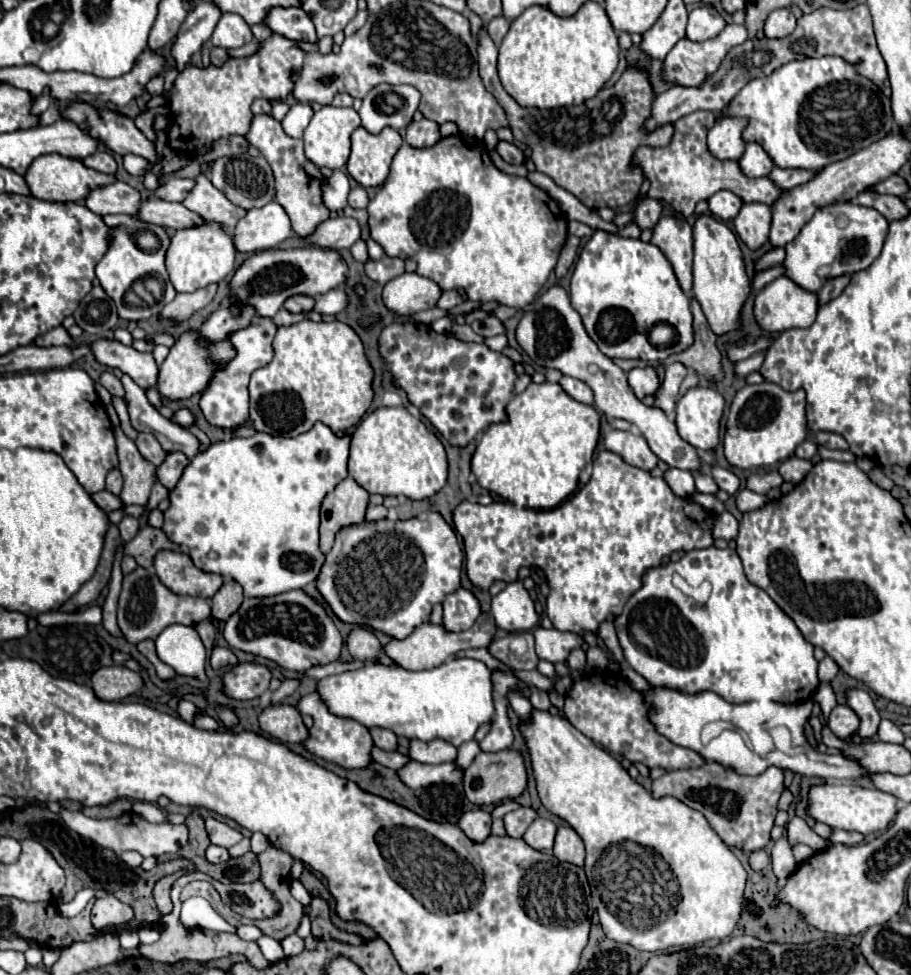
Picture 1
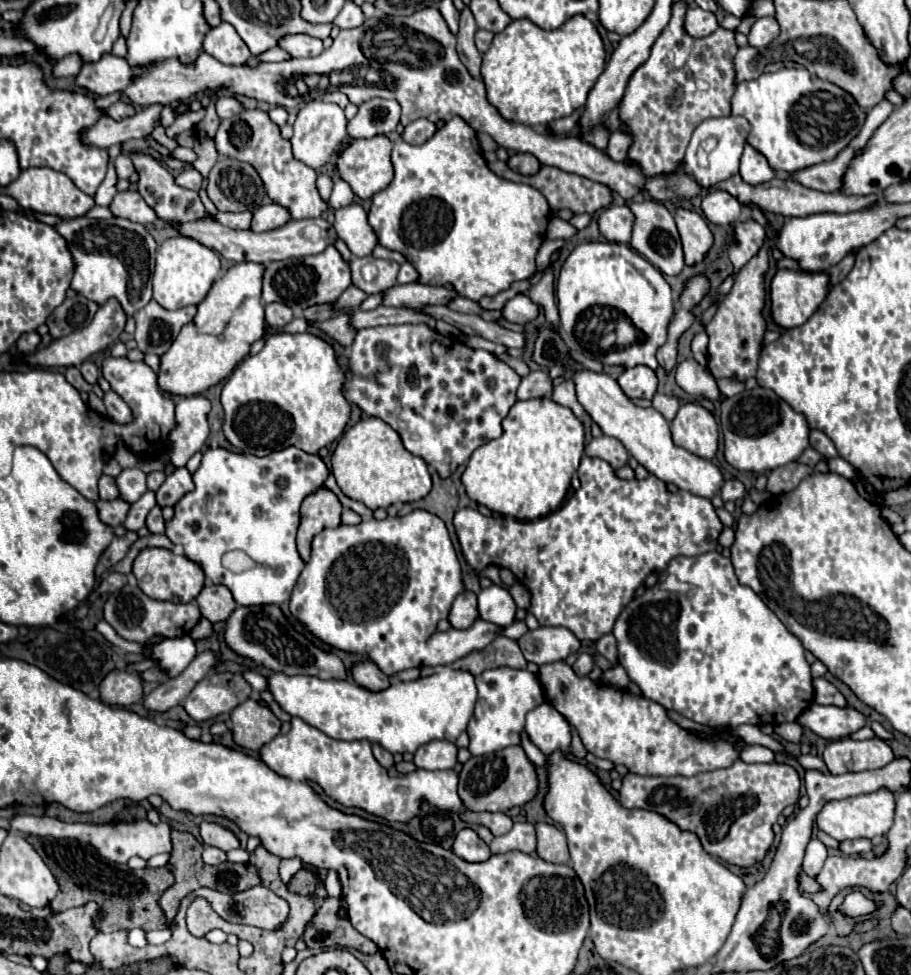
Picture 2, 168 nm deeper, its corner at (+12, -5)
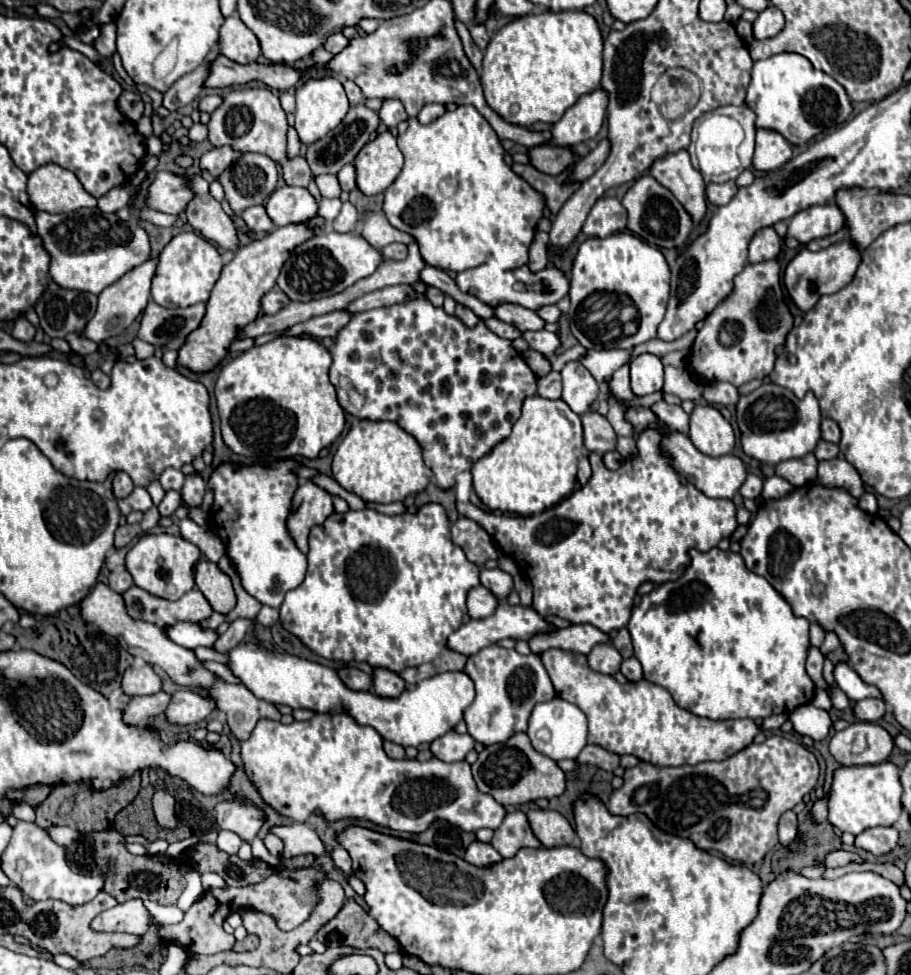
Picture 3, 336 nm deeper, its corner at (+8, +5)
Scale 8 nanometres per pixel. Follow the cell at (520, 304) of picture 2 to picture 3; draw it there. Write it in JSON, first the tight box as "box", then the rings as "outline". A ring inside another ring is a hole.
{"box":[538,306,562,324],"outline":[[[548,306],[548,308],[540,308],[538,316],[540,316],[540,318],[544,318],[546,322],[552,322],[552,324],[556,324],[556,322],[560,320],[562,312],[560,312],[560,308],[558,308],[558,306]]]}

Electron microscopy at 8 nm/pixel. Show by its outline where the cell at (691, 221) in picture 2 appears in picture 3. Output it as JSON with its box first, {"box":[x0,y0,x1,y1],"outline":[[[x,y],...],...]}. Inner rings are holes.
{"box":[650,150,706,222],"outline":[[[686,150],[670,152],[650,166],[650,174],[664,184],[678,200],[684,204],[694,222],[700,222],[706,214],[706,196],[702,174],[692,168],[690,156]]]}

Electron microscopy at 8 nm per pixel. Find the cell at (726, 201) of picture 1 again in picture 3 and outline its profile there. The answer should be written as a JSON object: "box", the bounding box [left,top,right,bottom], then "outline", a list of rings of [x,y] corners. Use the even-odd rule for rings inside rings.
{"box":[706,180,738,206],"outline":[[[734,180],[730,182],[724,182],[724,184],[708,184],[706,186],[706,198],[714,204],[714,206],[720,206],[720,204],[728,204],[728,200],[732,200],[732,196],[738,192],[738,186]]]}

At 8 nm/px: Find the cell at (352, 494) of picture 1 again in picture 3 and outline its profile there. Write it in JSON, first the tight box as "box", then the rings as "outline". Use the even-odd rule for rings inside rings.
{"box":[286,482,334,552],"outline":[[[312,482],[300,484],[294,498],[292,498],[292,508],[286,520],[288,532],[300,552],[308,552],[308,532],[312,526],[322,524],[330,514],[334,512],[332,508],[332,496],[318,488]]]}

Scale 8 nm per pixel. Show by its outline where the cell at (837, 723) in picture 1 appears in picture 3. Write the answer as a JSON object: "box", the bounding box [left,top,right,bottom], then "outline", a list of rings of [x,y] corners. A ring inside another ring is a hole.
{"box":[854,698,886,722],"outline":[[[864,698],[864,700],[854,704],[854,712],[856,712],[858,720],[876,722],[876,720],[880,720],[884,716],[886,702],[882,698]]]}

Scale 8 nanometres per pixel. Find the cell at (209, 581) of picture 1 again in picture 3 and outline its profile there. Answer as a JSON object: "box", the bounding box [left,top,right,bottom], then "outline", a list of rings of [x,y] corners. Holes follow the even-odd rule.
{"box":[126,534,200,600],"outline":[[[146,534],[126,554],[126,570],[132,574],[134,584],[152,596],[178,600],[182,594],[194,588],[192,566],[200,558],[198,546],[172,534]]]}

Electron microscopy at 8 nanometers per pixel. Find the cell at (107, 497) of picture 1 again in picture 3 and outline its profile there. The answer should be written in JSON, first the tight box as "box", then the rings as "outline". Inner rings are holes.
{"box":[118,488,152,516],"outline":[[[134,488],[132,496],[126,496],[124,500],[118,500],[118,508],[120,508],[120,512],[124,516],[130,514],[132,510],[146,512],[148,508],[152,508],[152,498],[150,498],[150,494],[148,494],[146,488]]]}

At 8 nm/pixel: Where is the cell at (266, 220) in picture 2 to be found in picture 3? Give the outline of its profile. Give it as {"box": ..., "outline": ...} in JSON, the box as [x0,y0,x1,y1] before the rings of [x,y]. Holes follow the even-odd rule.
{"box":[266,186,318,226],"outline":[[[282,186],[272,192],[266,202],[266,212],[276,226],[286,226],[300,220],[310,220],[318,214],[318,202],[300,186]]]}

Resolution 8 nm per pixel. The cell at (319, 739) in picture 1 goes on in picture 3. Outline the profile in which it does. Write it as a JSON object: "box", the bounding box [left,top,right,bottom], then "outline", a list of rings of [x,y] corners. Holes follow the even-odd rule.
{"box":[240,712,506,834],"outline":[[[348,712],[316,714],[312,720],[292,722],[288,726],[262,718],[250,738],[242,742],[240,758],[248,780],[264,804],[292,822],[304,822],[312,812],[318,812],[326,822],[368,820],[396,832],[422,834],[436,820],[454,824],[464,832],[476,832],[480,828],[496,830],[506,816],[502,804],[476,788],[468,762],[448,764],[438,758],[426,762],[410,758],[392,760],[382,748],[382,736],[372,726],[358,724]]]}

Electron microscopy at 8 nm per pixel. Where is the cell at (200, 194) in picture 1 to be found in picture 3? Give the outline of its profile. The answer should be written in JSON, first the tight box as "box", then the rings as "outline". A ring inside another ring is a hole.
{"box":[242,206,276,234],"outline":[[[252,206],[252,208],[246,208],[242,212],[242,220],[248,224],[248,228],[256,234],[268,234],[276,228],[276,224],[270,220],[270,216],[266,214],[266,208],[264,206]]]}

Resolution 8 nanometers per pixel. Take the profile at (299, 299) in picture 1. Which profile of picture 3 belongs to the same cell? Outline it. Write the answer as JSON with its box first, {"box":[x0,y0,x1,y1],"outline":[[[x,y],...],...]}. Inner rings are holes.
{"box":[260,286,290,314],"outline":[[[274,286],[268,294],[264,294],[262,302],[260,302],[264,314],[276,314],[278,310],[282,310],[288,304],[290,304],[290,298],[278,286]]]}

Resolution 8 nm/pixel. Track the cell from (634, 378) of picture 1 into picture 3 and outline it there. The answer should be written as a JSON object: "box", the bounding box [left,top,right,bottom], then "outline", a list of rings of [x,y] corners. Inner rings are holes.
{"box":[630,354,664,396],"outline":[[[640,354],[630,362],[630,386],[636,396],[662,390],[664,366],[654,354]]]}

